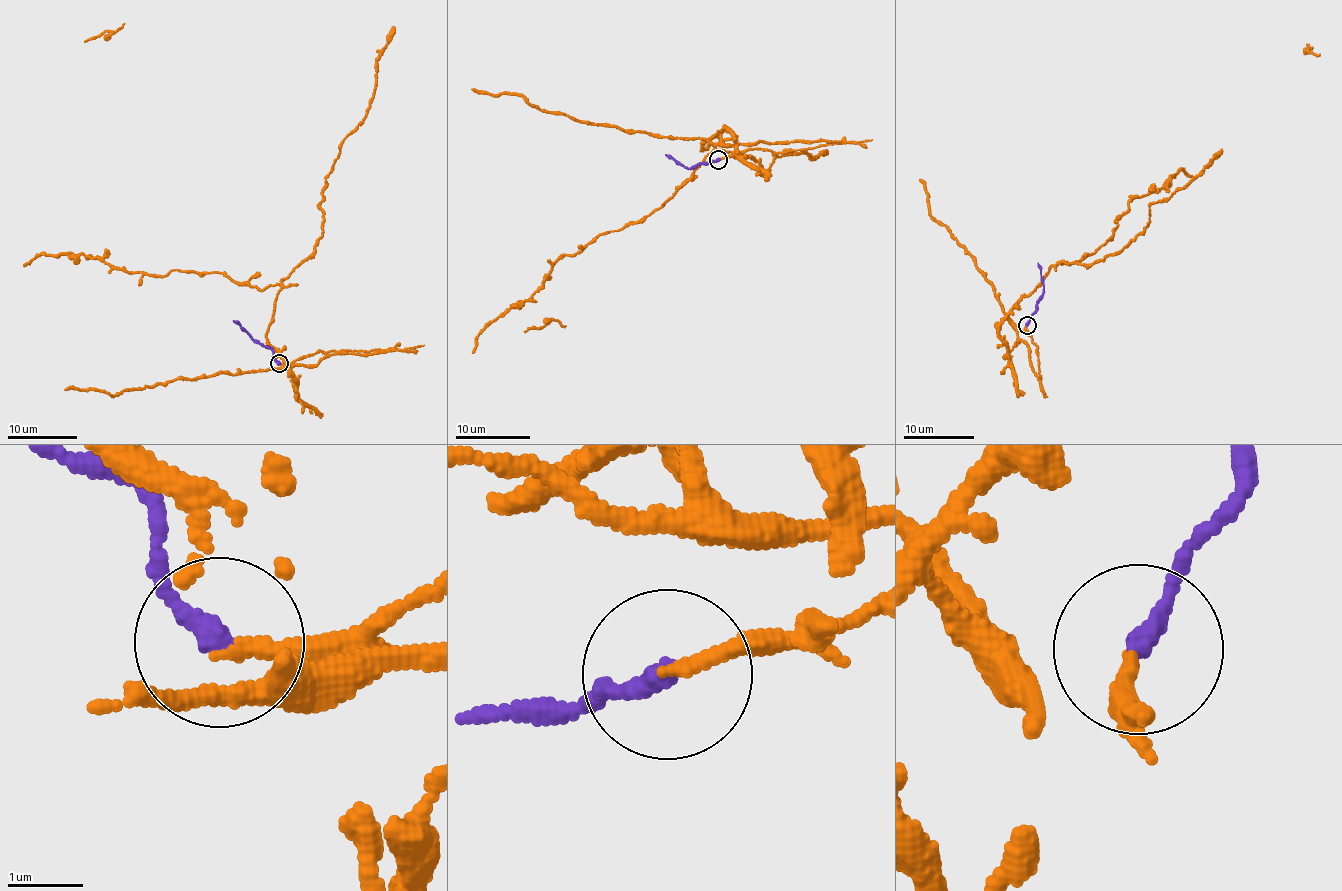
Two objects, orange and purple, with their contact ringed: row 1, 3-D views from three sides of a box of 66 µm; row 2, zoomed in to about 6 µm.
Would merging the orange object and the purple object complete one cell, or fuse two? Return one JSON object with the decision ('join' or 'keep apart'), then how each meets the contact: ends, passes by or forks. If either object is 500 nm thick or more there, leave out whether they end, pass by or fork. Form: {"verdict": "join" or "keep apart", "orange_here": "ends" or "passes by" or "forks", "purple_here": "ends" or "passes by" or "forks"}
{"verdict": "keep apart", "orange_here": "ends", "purple_here": "ends"}

